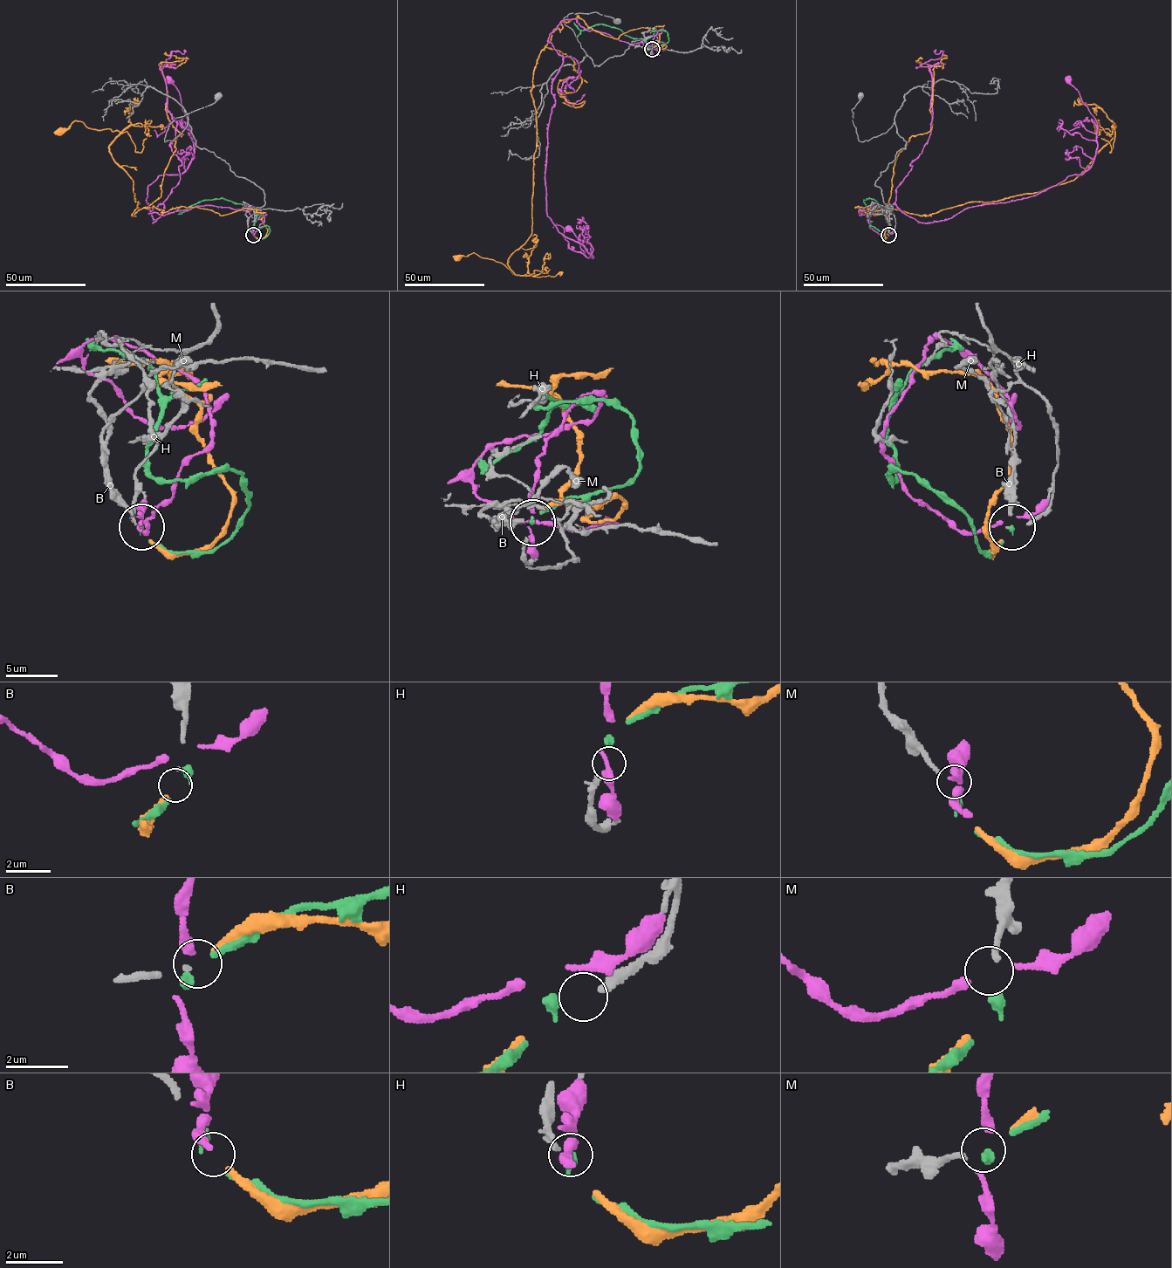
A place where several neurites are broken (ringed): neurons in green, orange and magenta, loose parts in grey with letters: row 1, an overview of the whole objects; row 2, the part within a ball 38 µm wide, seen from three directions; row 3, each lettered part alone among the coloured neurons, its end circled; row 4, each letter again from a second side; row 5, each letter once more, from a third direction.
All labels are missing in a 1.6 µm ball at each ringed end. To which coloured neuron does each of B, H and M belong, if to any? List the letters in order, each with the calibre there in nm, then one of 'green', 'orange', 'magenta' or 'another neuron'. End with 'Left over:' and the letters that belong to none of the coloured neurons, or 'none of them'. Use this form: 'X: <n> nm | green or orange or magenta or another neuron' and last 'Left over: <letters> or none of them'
B: 90 nm | orange
H: 240 nm | another neuron
M: 180 nm | green
Left over: H

